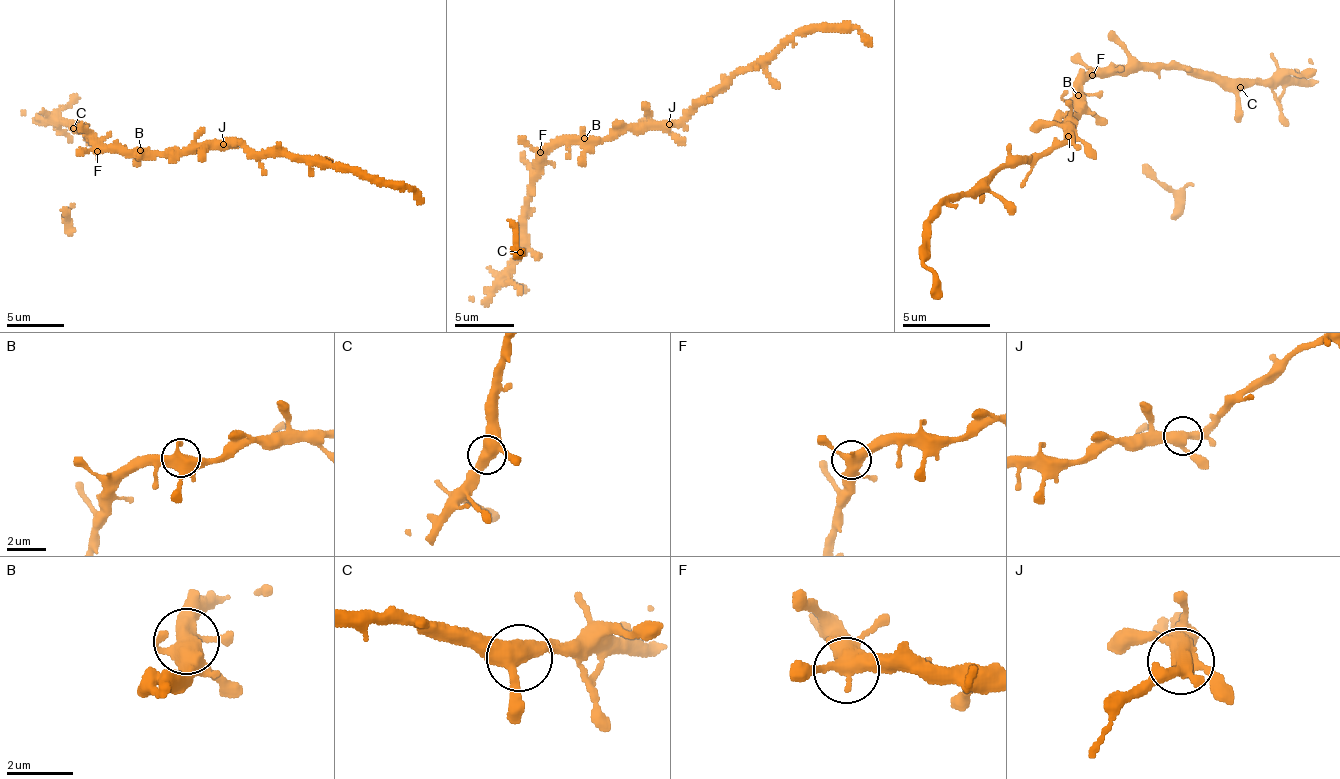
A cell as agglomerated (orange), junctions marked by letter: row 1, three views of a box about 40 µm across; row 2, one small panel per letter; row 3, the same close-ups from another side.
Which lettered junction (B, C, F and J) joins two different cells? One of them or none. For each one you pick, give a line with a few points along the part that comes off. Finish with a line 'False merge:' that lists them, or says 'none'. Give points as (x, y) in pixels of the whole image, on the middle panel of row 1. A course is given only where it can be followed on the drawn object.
False merge: none

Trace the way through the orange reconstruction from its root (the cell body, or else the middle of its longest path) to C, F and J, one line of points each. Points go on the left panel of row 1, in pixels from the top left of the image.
C: (178, 152), (120, 153), (99, 145), (99, 139), (89, 134), (89, 130), (83, 131), (82, 124), (73, 128)
F: (178, 152), (97, 151)
J: (178, 152), (224, 144)

